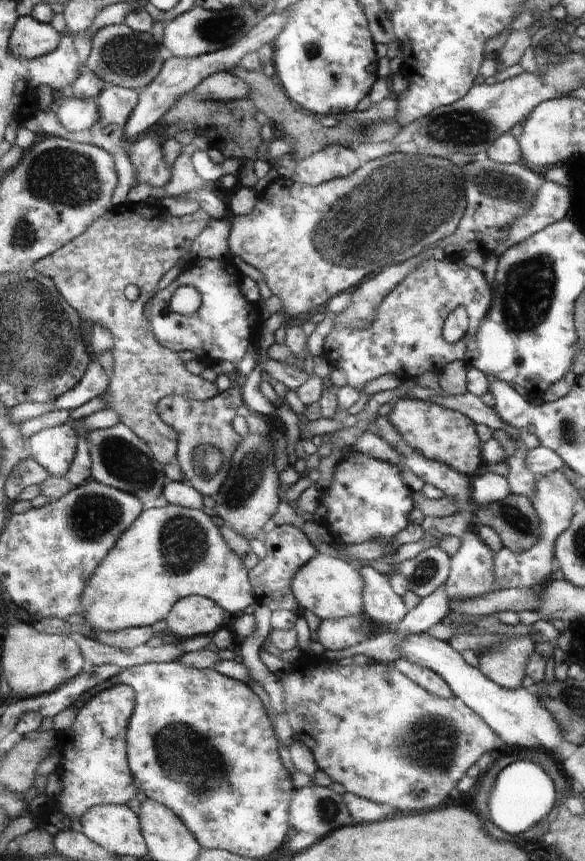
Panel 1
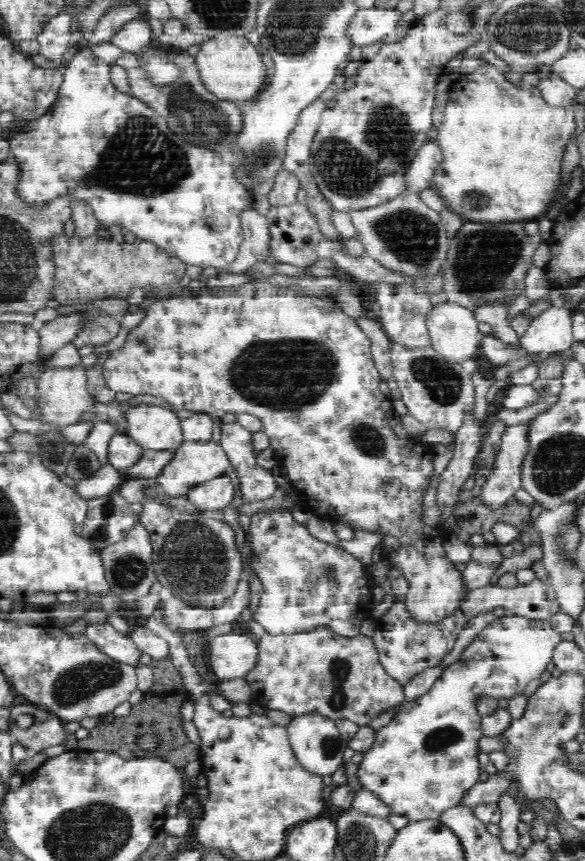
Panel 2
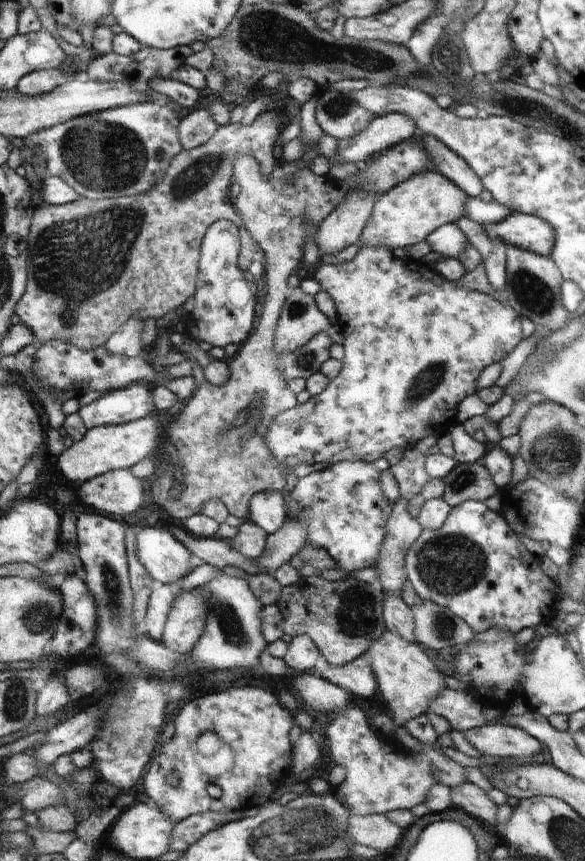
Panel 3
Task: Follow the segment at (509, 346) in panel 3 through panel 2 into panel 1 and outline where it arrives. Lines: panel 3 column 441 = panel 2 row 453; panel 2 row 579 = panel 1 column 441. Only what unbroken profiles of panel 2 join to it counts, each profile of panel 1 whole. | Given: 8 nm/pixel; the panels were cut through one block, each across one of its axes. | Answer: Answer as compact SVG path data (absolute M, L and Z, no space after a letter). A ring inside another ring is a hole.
M403 396L393 404L388 414L392 426L416 451L430 460L446 463L460 474L470 478L482 474L482 466L486 466L484 446L473 419L455 410L448 410L438 403L418 400Z

